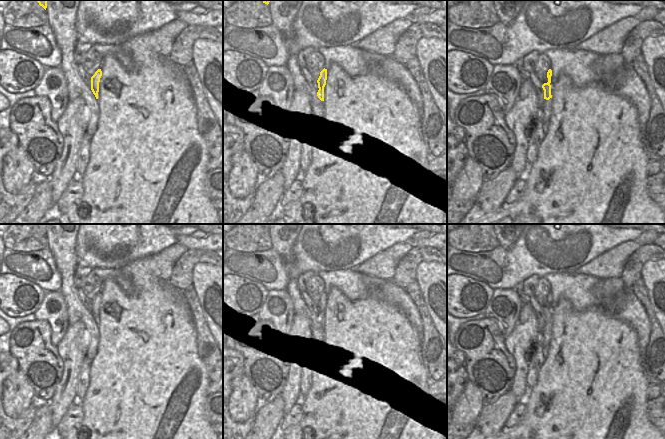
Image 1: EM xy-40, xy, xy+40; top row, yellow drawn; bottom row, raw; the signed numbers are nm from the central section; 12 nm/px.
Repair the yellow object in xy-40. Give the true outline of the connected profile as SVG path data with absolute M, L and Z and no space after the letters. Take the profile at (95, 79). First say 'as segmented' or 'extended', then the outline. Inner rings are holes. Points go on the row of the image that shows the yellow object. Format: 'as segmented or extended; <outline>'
as segmented; M98 69L95 74L91 77L91 90L95 95L96 99L98 99L98 92L99 92L99 82L102 76L101 69Z

